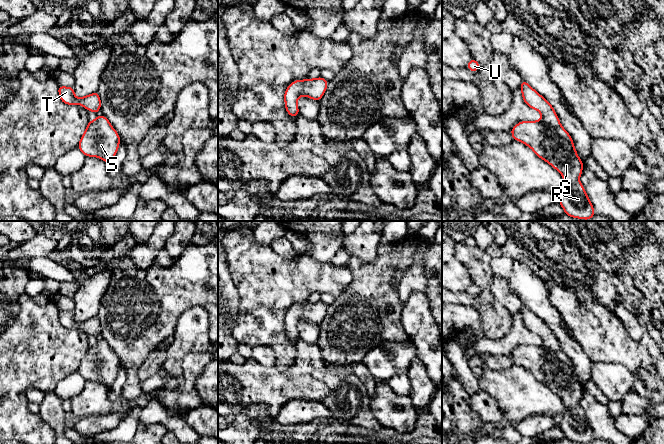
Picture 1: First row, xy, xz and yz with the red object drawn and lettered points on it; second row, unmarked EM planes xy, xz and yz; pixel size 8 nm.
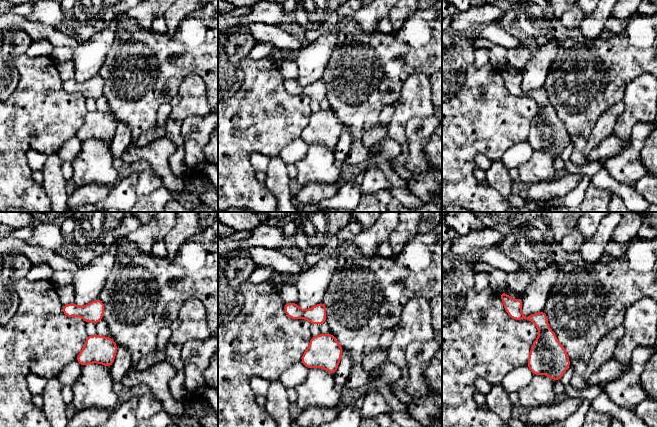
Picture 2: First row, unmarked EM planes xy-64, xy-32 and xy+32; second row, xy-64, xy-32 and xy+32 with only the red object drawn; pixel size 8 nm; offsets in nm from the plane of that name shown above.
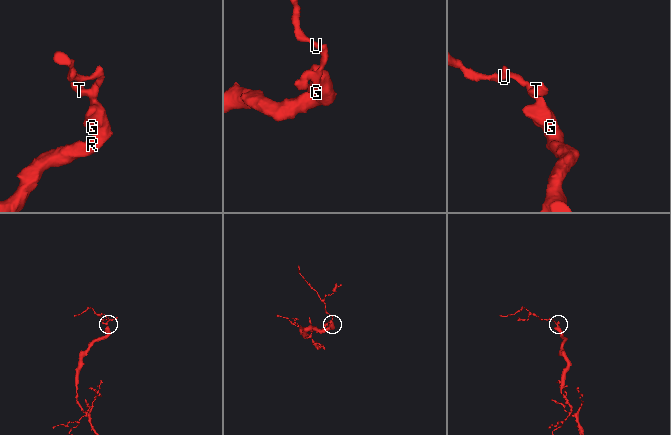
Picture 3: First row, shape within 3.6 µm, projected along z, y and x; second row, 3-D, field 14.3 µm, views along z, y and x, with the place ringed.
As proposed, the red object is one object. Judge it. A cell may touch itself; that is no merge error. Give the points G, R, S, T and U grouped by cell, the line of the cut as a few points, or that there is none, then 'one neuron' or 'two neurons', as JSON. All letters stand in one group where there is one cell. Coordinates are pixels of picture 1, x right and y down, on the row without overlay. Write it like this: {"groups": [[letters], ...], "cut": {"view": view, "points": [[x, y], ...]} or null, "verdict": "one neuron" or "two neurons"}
{"groups": [["G", "R", "S", "T", "U"]], "cut": null, "verdict": "one neuron"}

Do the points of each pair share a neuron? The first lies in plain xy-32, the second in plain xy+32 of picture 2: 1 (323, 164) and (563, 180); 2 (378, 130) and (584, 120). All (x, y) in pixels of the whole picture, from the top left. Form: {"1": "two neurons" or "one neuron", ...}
{"1": "two neurons", "2": "two neurons"}

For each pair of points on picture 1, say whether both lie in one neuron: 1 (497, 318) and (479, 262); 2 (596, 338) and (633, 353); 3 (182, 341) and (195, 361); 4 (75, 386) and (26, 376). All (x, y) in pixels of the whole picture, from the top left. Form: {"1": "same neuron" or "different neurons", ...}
{"1": "same neuron", "2": "same neuron", "3": "different neurons", "4": "different neurons"}

